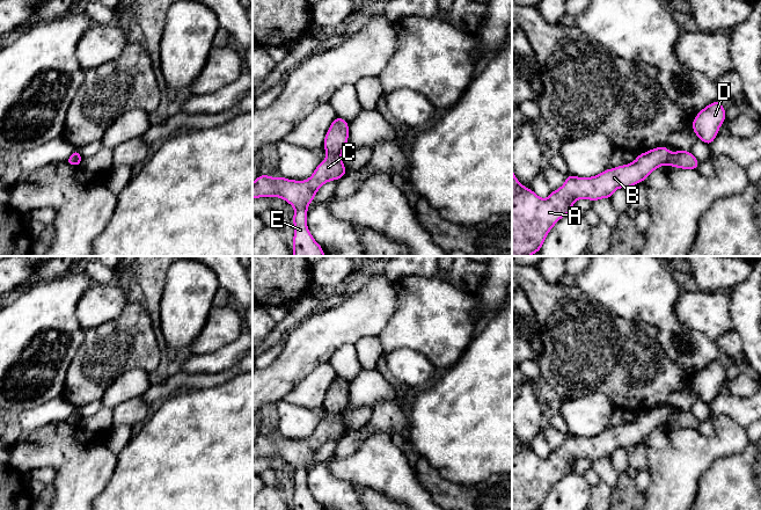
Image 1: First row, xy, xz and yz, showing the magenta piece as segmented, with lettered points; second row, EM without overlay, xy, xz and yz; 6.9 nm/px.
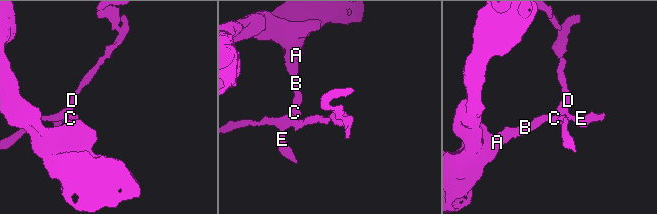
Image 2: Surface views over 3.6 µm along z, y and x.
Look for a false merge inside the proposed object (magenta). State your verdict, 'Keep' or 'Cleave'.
Cleave

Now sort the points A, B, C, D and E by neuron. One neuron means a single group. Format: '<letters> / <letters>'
A B / C D E

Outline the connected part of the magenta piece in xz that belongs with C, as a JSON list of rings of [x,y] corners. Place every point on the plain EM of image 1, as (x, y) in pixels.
[[[328,414],[313,435],[305,440],[259,435],[253,443],[253,458],[280,457],[285,459],[295,469],[292,479],[294,483],[293,510],[323,510],[307,488],[307,467],[324,443],[342,438],[346,431],[341,414]]]

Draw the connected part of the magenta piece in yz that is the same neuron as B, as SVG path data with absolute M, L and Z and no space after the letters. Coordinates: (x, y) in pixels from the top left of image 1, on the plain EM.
M660 406L638 414L631 423L606 429L593 437L568 435L564 444L551 451L547 459L540 458L532 449L525 447L514 436L512 428L512 510L540 510L555 483L564 475L572 473L572 464L576 460L587 458L595 461L601 458L612 458L617 447L629 449L643 442L658 427L667 424L669 416L668 408Z

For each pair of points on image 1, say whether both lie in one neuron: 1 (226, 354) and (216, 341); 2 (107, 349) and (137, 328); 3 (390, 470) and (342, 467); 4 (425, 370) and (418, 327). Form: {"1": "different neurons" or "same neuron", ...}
{"1": "different neurons", "2": "same neuron", "3": "same neuron", "4": "different neurons"}

